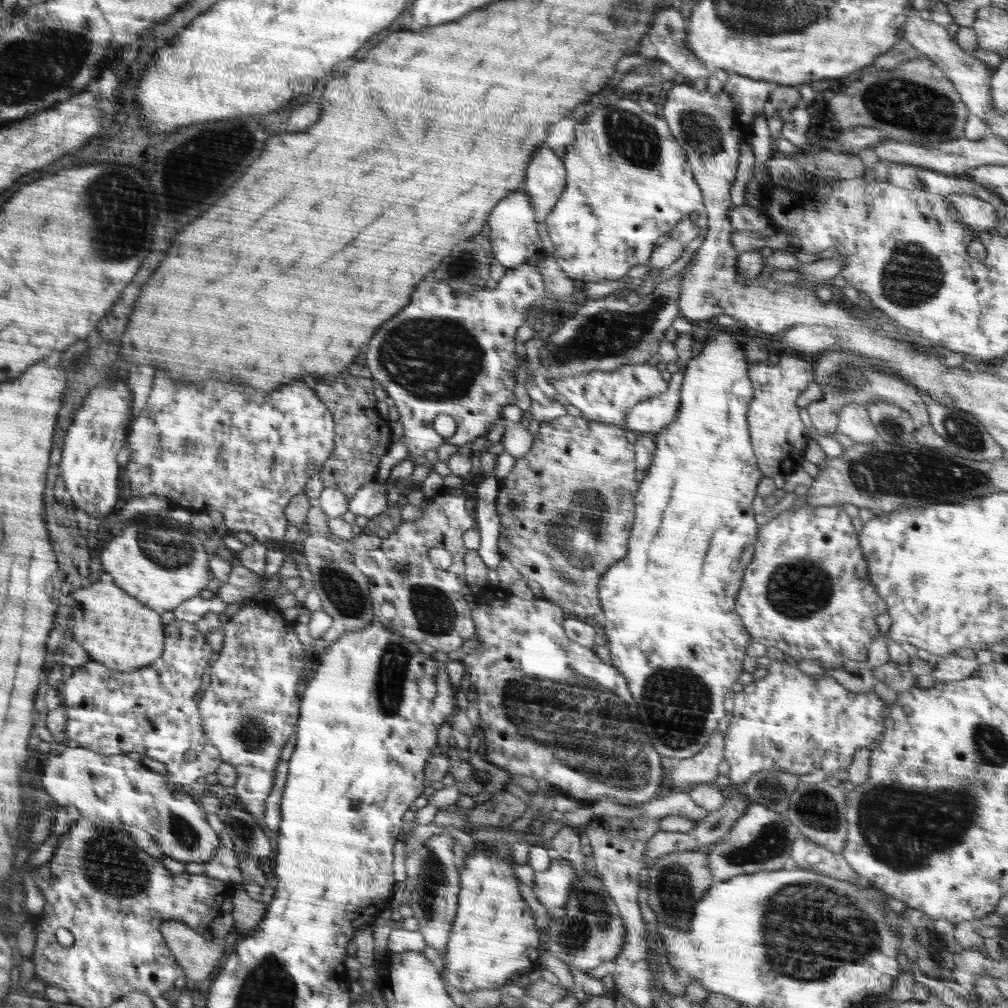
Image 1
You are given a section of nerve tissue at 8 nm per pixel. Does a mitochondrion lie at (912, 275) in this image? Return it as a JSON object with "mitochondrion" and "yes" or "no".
{"mitochondrion":"yes"}

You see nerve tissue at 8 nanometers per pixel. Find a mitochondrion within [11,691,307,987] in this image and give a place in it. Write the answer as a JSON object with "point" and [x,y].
{"point":[109,862]}

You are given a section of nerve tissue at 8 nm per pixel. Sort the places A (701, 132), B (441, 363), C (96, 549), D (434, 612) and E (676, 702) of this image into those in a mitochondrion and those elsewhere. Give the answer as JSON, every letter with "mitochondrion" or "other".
{"A":"mitochondrion","B":"mitochondrion","C":"other","D":"mitochondrion","E":"mitochondrion"}

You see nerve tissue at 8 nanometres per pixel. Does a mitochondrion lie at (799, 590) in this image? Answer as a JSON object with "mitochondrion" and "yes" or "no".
{"mitochondrion":"yes"}

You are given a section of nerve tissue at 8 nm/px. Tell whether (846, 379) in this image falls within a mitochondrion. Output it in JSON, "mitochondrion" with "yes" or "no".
{"mitochondrion":"yes"}

